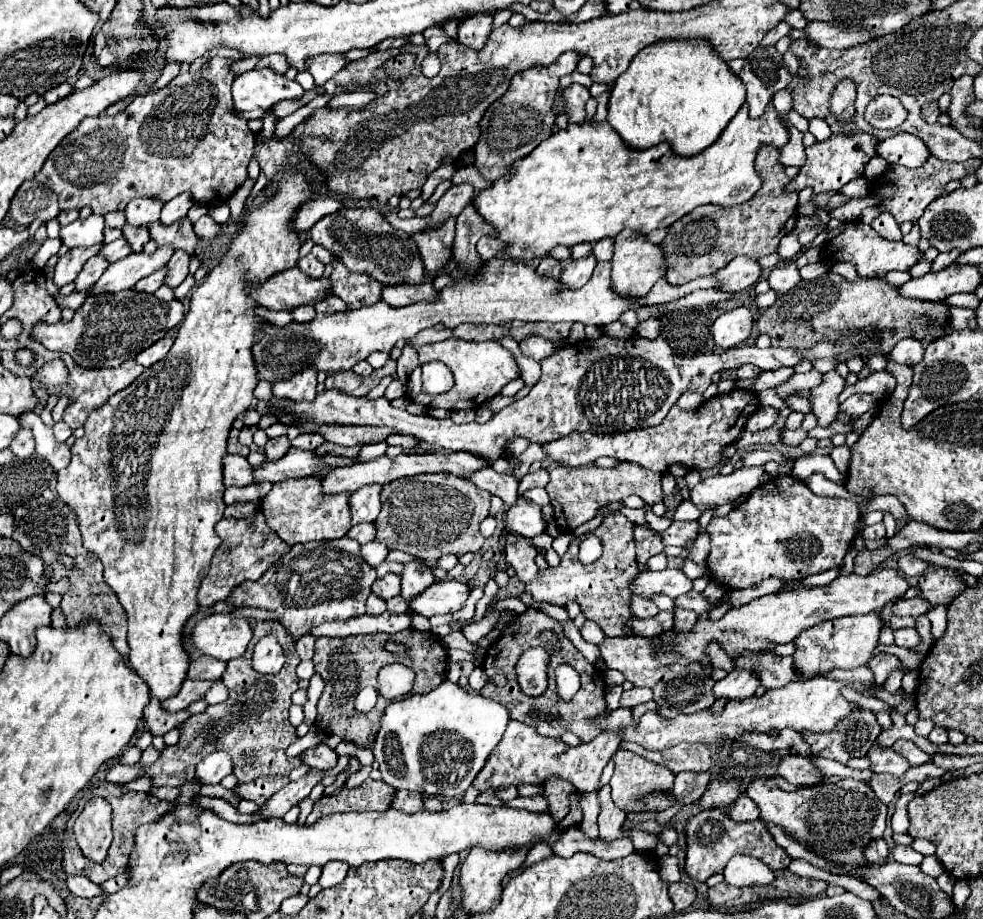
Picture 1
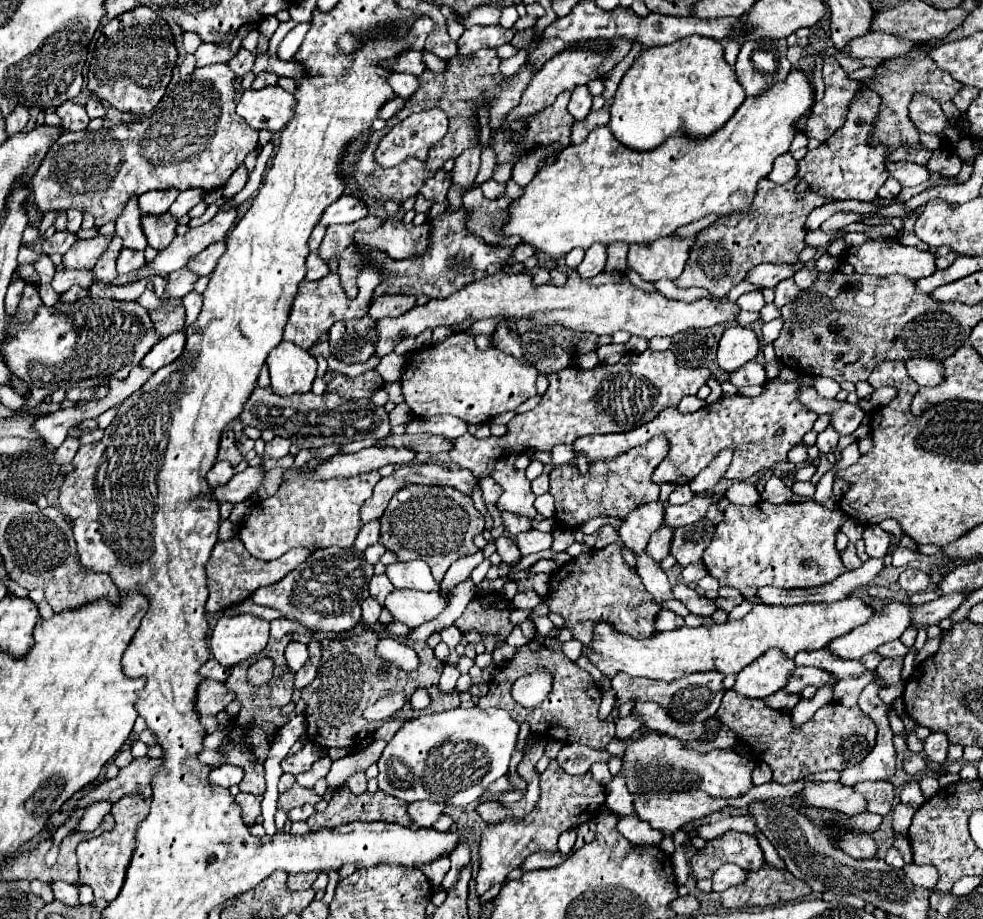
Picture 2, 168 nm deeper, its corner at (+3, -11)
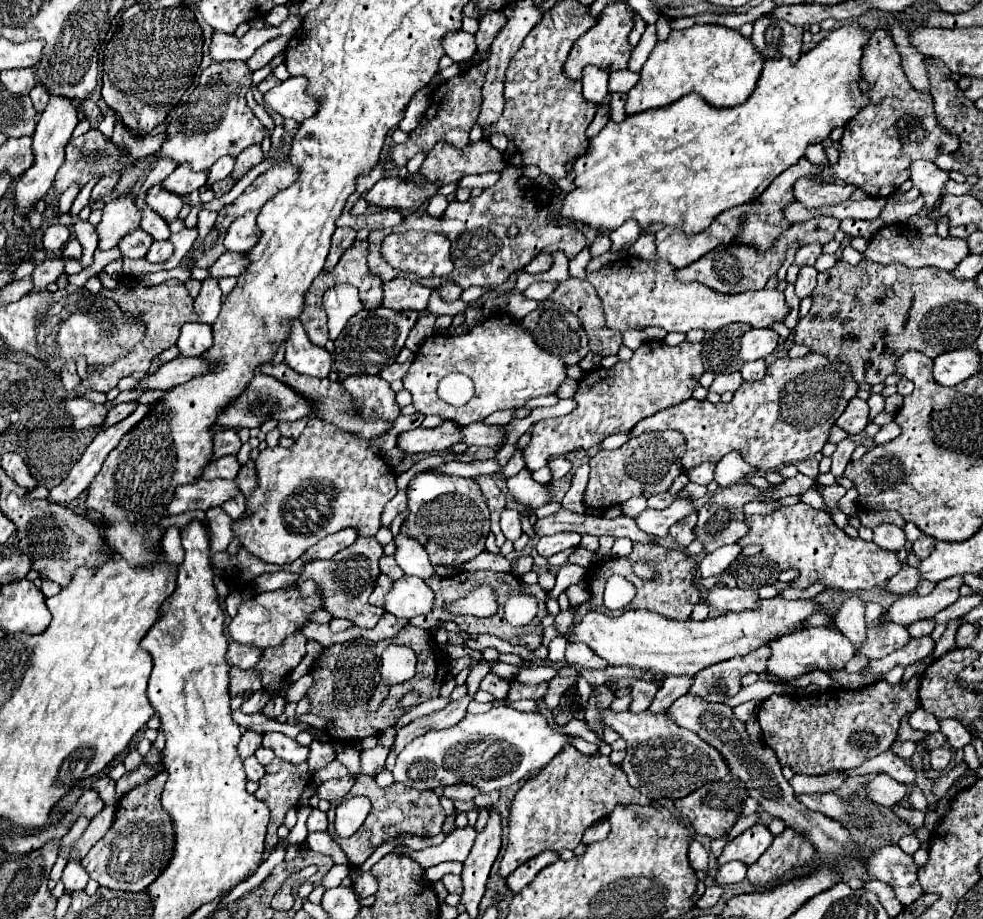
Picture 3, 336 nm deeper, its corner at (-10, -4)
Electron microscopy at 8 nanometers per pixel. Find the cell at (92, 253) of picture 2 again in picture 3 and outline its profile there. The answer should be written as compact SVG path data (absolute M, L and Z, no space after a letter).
M121 195L103 207L103 219L97 225L99 249L111 249L123 235L135 231L141 223L141 209L135 205L133 195Z

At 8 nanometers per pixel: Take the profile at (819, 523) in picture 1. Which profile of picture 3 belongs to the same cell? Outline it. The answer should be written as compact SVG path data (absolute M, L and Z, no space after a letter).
M805 503L783 507L773 515L747 517L747 523L751 523L751 531L739 541L739 545L747 547L759 543L763 547L761 555L779 563L783 571L791 567L799 569L799 577L791 583L793 589L805 589L817 581L843 591L873 589L887 583L903 567L897 559L897 551L883 551L871 541L845 535L843 529L831 521L829 513L817 511Z

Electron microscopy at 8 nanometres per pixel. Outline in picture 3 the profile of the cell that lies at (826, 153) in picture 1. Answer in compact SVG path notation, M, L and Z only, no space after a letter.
M875 29L861 59L863 91L871 97L873 105L865 107L851 123L845 125L841 139L841 155L837 165L829 165L837 179L863 189L869 197L891 197L907 179L909 165L915 159L933 161L937 155L953 155L961 147L961 139L939 125L933 97L929 91L911 87L901 67L895 43L883 29Z

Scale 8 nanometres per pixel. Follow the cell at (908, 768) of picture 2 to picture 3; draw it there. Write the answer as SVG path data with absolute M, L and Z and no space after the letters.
M943 745L939 749L933 749L931 751L931 769L945 771L947 765L951 763L951 759L953 759L953 749L949 745Z

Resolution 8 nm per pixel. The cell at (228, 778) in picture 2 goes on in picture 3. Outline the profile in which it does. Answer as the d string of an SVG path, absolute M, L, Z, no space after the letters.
M247 757L245 759L245 773L247 773L247 779L261 781L265 775L265 767L255 757Z

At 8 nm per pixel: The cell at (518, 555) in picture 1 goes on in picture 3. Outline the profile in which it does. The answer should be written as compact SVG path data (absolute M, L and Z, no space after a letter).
M503 509L501 513L501 531L509 541L515 541L521 537L521 523L519 523L519 511L517 509Z

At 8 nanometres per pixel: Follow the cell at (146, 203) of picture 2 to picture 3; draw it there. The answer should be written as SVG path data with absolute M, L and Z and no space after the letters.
M183 163L163 181L163 187L167 187L167 191L171 191L175 195L191 193L191 191L195 191L207 183L207 175L209 175L207 169L205 171L193 171L189 163Z

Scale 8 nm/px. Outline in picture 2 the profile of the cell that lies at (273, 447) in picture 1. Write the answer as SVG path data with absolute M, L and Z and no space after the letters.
M274 438L272 442L268 442L266 444L266 448L264 448L264 454L262 456L270 456L270 458L282 458L282 456L286 456L290 452L290 440L286 440L286 438Z

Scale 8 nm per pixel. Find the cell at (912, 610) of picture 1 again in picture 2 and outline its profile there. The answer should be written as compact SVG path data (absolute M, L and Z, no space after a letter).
M948 594L948 596L940 596L938 600L926 602L926 604L918 604L918 606L910 606L912 612L912 628L922 628L922 626L932 626L938 624L940 620L948 618L966 598L966 594Z

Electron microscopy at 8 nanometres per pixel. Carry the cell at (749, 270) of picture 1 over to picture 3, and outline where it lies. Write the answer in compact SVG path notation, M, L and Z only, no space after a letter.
M809 243L805 247L801 247L797 251L797 257L795 257L795 263L797 265L815 265L817 257L823 253L823 245L821 243Z

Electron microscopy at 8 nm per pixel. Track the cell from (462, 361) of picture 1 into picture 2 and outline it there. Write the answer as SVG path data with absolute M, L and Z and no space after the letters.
M456 332L446 342L432 344L430 348L420 350L418 354L410 352L408 356L410 356L410 360L406 364L406 372L402 374L400 384L402 384L404 402L412 408L412 412L416 416L452 414L452 416L462 418L466 424L482 424L500 412L514 410L516 406L520 406L522 402L526 402L528 398L532 398L536 394L534 382L536 382L538 372L532 366L524 366L522 362L500 352L498 348L480 352L474 346L474 338L464 334L464 332Z

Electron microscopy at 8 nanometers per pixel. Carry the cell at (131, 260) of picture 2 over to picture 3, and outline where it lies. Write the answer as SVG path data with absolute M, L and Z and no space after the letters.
M155 241L145 259L149 259L151 263L163 263L171 257L171 253L173 253L171 241Z

